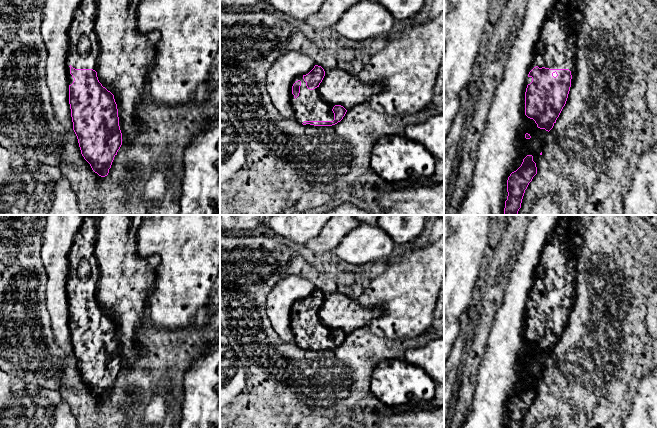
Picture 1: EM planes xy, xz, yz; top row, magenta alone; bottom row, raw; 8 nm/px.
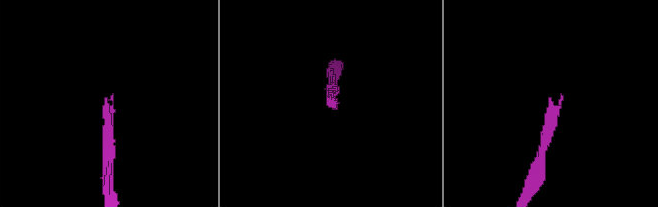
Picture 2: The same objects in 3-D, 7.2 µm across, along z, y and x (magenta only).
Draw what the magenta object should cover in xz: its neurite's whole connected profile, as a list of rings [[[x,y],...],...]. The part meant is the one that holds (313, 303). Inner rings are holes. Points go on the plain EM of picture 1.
[[[315,289],[306,299],[294,303],[291,328],[296,344],[306,350],[332,350],[340,346],[347,334],[341,329],[325,326],[318,311],[325,300],[321,290]]]

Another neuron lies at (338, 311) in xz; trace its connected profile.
[[[336,292],[325,296],[318,314],[325,326],[334,330],[341,329],[350,334],[380,317],[382,309],[378,306],[362,306],[356,299]]]

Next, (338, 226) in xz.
[[[332,215],[321,232],[305,244],[305,248],[317,253],[333,252],[343,238],[359,225],[353,215]]]

